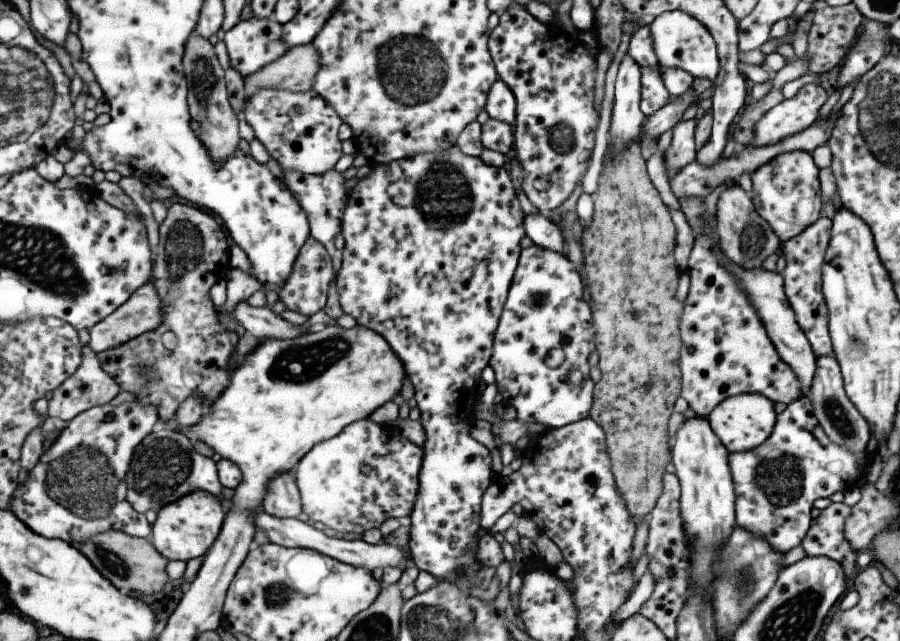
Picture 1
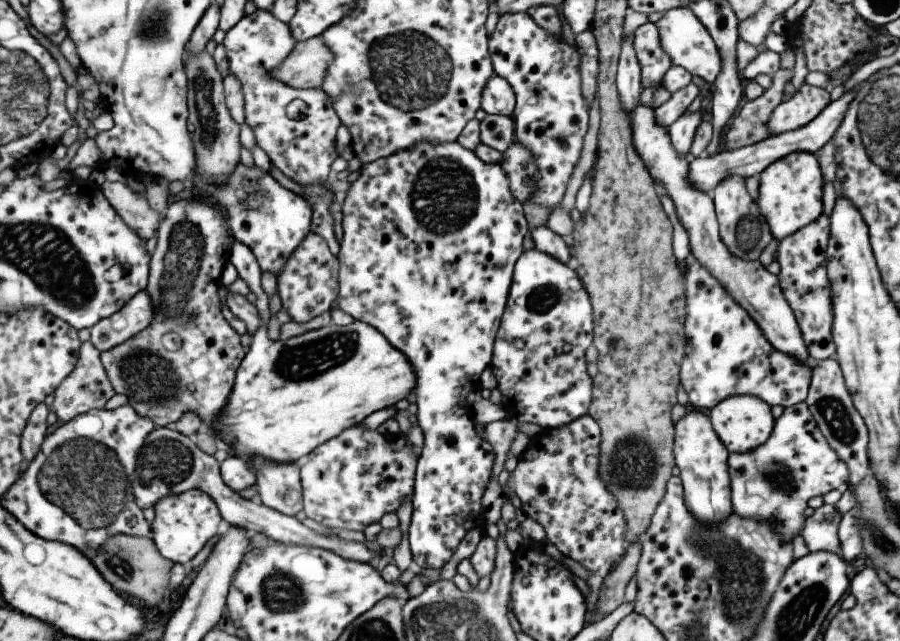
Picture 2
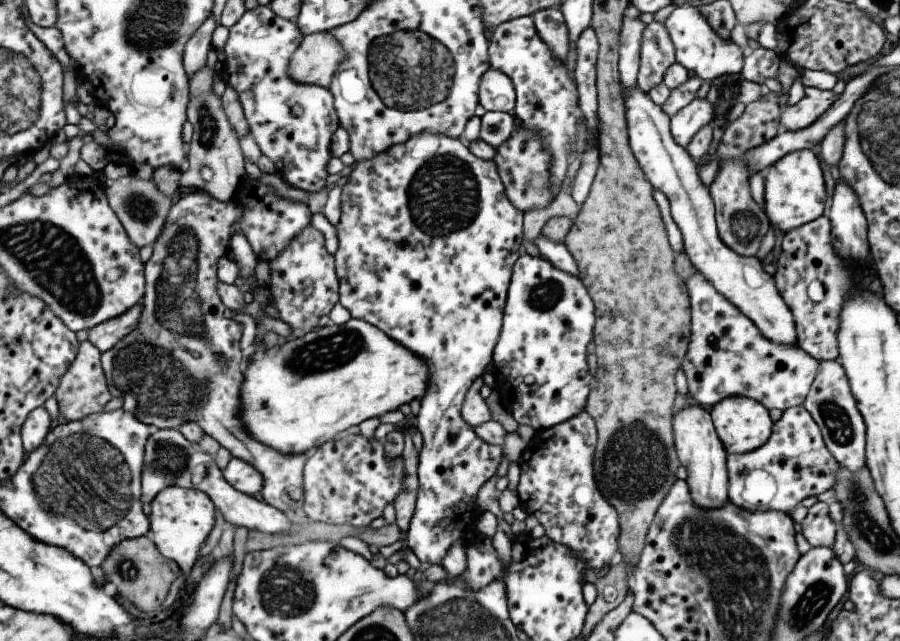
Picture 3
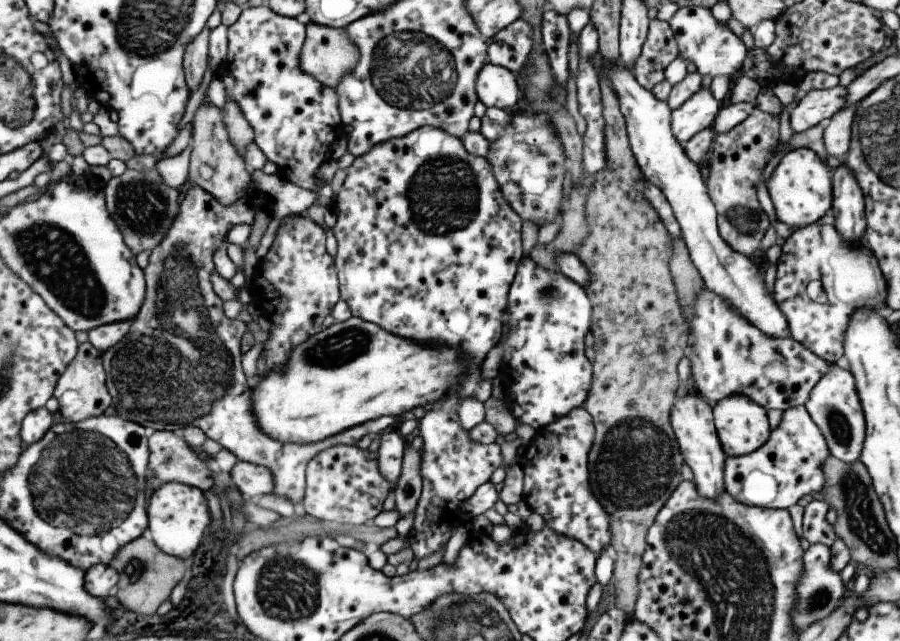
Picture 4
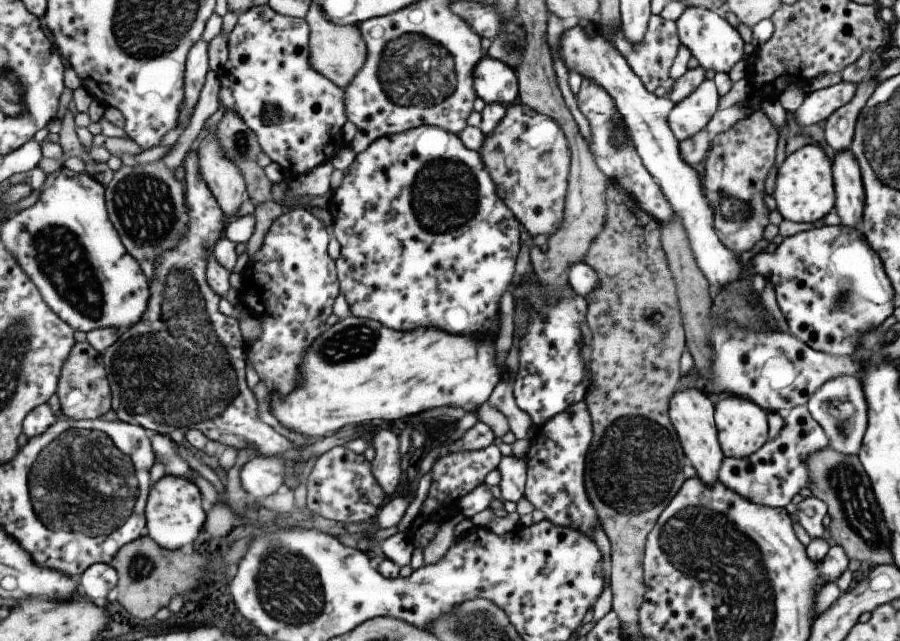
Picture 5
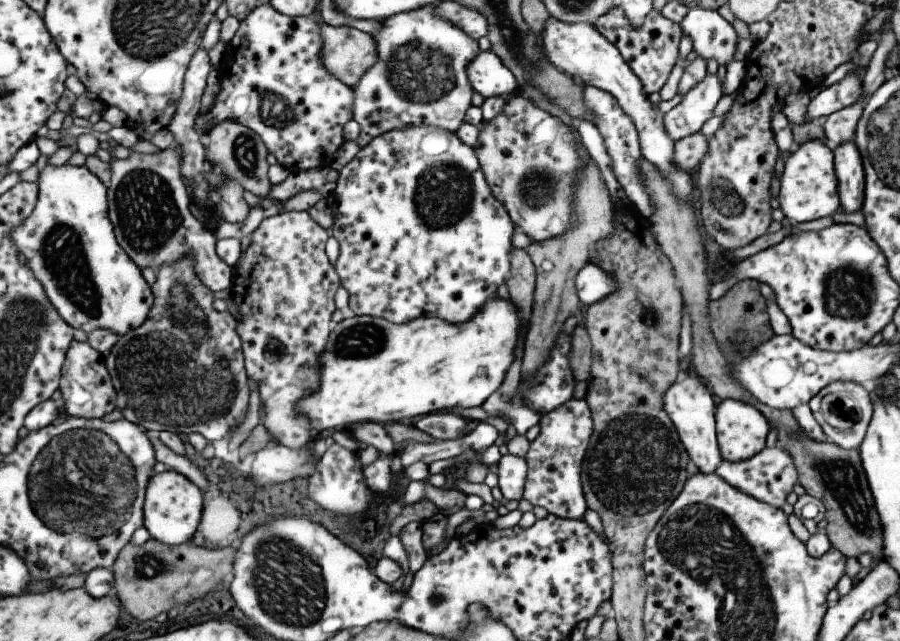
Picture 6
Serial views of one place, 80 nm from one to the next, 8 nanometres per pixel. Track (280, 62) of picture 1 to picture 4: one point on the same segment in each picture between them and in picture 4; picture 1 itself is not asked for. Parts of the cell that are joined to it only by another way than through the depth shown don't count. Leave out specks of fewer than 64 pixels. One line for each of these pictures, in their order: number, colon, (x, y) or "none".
2: (304, 67)
3: (315, 59)
4: (327, 54)

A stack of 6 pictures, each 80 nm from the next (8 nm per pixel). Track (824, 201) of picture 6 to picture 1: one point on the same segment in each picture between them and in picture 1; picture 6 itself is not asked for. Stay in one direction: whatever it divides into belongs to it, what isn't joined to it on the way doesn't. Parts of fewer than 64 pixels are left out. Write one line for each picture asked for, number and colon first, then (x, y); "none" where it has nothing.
1: (784, 192)
2: (789, 197)
3: (794, 191)
4: (799, 188)
5: (803, 192)

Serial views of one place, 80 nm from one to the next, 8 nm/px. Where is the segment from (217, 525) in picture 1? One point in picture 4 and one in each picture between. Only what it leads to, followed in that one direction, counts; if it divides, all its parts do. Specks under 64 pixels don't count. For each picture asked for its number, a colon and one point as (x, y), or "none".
2: (183, 523)
3: (179, 520)
4: (177, 519)

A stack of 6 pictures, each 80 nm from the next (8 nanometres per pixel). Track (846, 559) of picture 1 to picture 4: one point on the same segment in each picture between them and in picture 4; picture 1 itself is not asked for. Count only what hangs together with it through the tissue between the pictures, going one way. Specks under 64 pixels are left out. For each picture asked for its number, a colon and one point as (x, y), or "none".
2: (819, 532)
3: (818, 530)
4: (815, 529)

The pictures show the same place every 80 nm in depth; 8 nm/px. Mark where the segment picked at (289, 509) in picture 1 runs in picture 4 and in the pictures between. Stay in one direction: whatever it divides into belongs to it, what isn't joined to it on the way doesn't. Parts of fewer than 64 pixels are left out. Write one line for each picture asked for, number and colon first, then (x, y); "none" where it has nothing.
2: (278, 487)
3: (181, 363)
4: (178, 365)

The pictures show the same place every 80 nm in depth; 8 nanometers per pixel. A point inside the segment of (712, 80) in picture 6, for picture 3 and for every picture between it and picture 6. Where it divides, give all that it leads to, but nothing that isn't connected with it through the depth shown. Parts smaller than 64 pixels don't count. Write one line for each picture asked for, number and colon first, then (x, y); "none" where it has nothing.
3: (684, 123)
4: (697, 112)
5: (690, 115)

